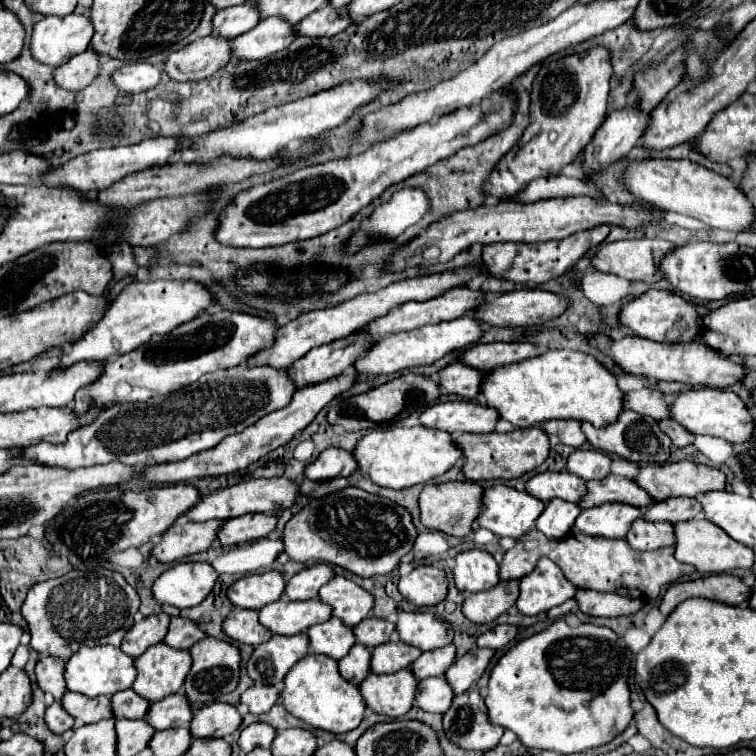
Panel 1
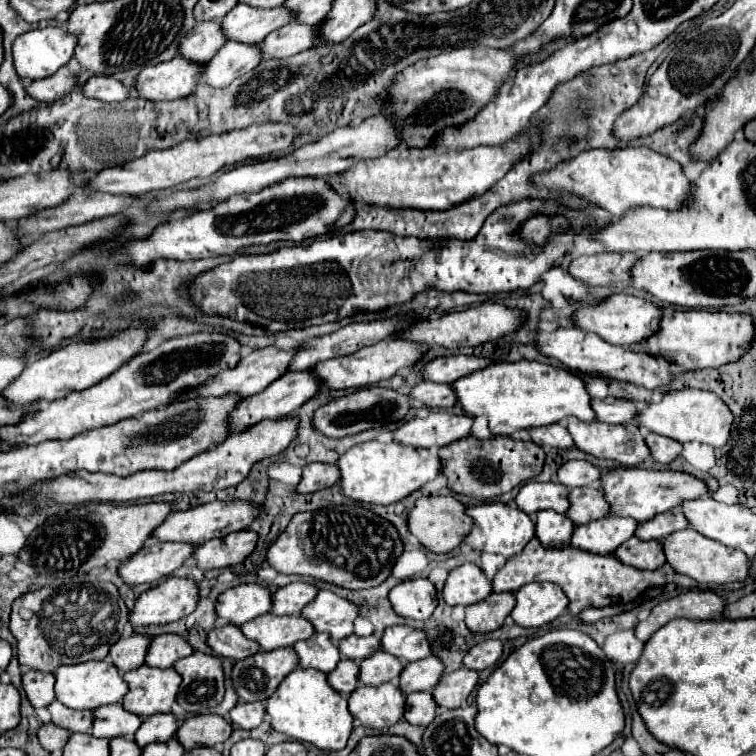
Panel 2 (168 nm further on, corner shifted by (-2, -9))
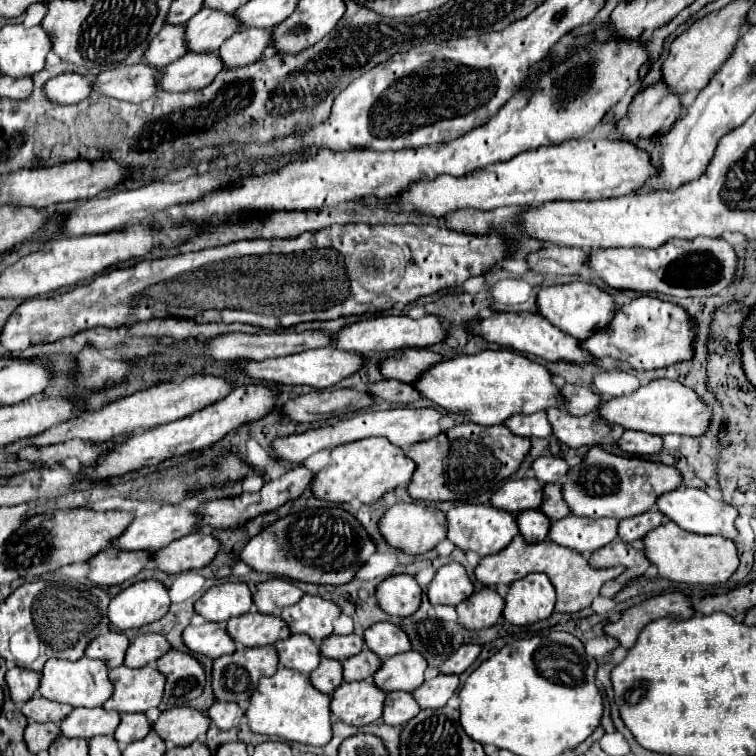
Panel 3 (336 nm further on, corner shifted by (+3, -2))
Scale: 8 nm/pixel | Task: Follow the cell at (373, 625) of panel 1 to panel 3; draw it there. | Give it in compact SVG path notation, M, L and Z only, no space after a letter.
M358 634L348 636L328 636L320 644L320 656L322 658L334 658L334 660L346 660L354 654L358 654L364 648L364 638Z

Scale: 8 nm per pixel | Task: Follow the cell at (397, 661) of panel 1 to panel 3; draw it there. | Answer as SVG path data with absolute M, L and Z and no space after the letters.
M364 648L360 654L342 660L342 678L344 682L360 682L372 678L372 674L380 668L380 660L372 650Z

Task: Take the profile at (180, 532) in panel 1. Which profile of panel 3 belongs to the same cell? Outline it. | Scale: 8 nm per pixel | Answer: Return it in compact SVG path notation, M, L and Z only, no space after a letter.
M106 548L88 560L90 570L86 578L94 586L122 584L124 580L136 576L148 562L150 562L148 552L128 552L128 550Z

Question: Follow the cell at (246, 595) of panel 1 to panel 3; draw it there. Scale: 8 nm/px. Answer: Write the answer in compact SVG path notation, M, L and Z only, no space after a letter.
M222 582L196 600L196 614L210 622L226 622L252 608L252 592L246 582Z

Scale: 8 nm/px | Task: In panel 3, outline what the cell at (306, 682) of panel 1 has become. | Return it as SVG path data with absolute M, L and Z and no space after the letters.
M278 668L274 676L260 678L256 692L252 694L248 708L244 710L246 724L254 734L276 736L286 742L300 742L308 746L326 746L332 738L330 724L330 696L320 694L308 680L308 676Z

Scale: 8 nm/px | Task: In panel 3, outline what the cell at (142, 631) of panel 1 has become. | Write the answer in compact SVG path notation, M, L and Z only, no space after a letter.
M108 632L102 636L96 636L84 650L88 658L102 660L108 668L122 666L126 650L128 650L128 638L122 632Z

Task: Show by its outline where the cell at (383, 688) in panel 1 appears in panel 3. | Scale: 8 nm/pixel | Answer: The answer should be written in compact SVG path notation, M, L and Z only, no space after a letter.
M342 682L330 696L330 712L344 724L366 726L382 716L386 694L372 682Z

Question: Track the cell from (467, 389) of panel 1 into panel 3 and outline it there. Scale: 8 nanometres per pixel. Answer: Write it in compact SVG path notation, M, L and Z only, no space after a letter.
M380 380L376 384L372 384L368 388L368 392L384 402L390 402L390 404L412 404L416 402L420 396L418 392L414 390L412 384L404 384L404 382L396 382L396 380Z

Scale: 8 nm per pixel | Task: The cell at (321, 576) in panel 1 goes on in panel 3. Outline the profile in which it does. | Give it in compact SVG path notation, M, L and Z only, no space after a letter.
M270 578L256 586L252 594L258 612L278 616L282 608L296 604L302 598L302 590L298 590L292 582L284 578Z

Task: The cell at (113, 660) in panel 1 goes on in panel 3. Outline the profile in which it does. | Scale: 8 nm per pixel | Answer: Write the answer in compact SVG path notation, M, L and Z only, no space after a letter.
M86 656L80 658L80 660L76 660L76 662L50 658L44 664L38 692L46 700L70 704L72 708L96 708L96 706L102 706L110 698L110 694L112 694L112 682L108 680L108 668L106 668L106 664L100 662L100 660L90 660Z

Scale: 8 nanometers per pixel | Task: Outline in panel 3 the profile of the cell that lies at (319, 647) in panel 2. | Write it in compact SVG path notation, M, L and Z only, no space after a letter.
M304 634L288 636L286 640L280 640L274 644L278 652L278 662L284 668L310 674L320 664L320 648L316 642L312 642Z

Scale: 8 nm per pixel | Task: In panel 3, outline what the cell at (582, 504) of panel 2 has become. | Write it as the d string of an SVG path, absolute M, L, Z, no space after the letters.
M546 484L544 486L544 502L540 504L540 512L544 512L552 522L570 514L566 502L562 500L560 484Z

